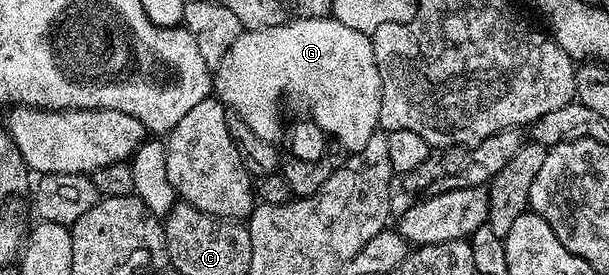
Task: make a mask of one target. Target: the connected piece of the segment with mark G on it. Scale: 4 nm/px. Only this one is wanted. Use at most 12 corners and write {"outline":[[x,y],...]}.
{"outline":[[332,16],[246,29],[216,97],[263,140],[298,94],[345,152],[378,133],[372,37]]}

